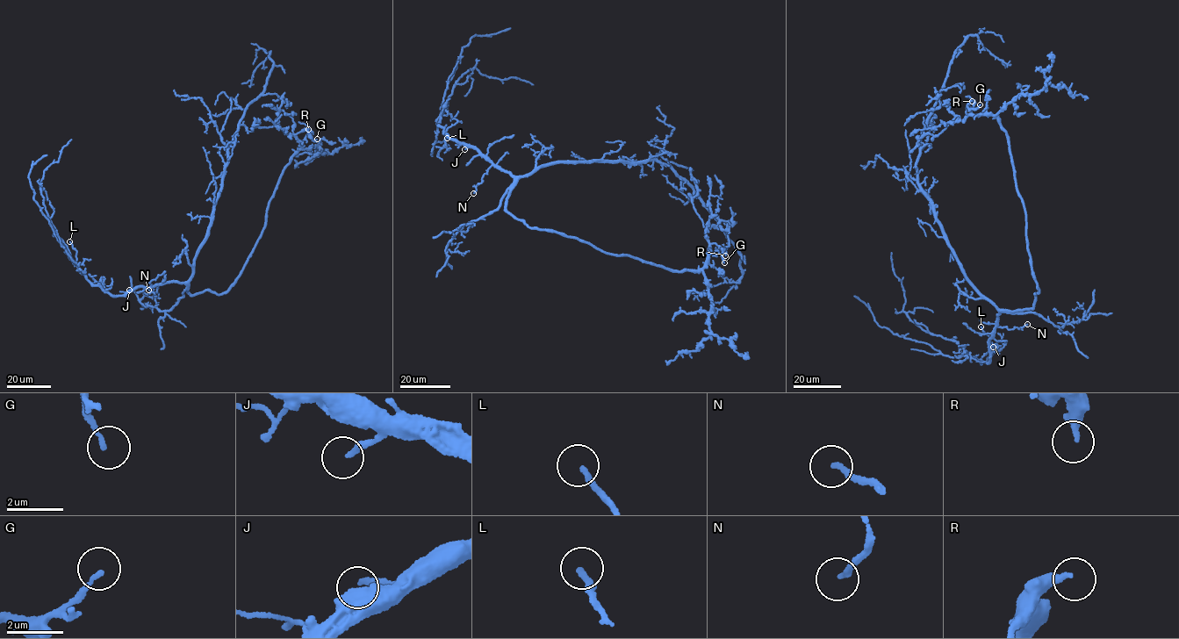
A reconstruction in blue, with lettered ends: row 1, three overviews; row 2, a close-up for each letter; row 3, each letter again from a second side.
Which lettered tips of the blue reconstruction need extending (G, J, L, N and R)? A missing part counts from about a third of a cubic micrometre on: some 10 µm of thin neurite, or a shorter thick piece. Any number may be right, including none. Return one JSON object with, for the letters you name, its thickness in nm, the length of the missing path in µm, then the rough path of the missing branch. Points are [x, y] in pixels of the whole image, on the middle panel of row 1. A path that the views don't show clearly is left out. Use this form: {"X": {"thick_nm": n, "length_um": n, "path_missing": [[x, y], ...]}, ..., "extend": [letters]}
{"J": {"thick_nm": 200, "length_um": 35}, "N": {"thick_nm": 190, "length_um": 15, "path_missing": [[473, 193], [468, 194], [467, 204]]}, "extend": ["J", "N"]}

